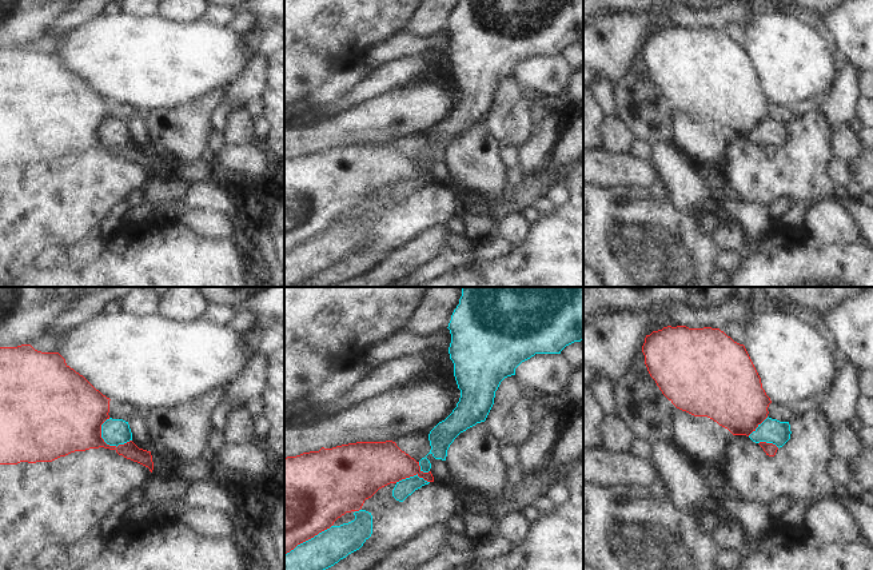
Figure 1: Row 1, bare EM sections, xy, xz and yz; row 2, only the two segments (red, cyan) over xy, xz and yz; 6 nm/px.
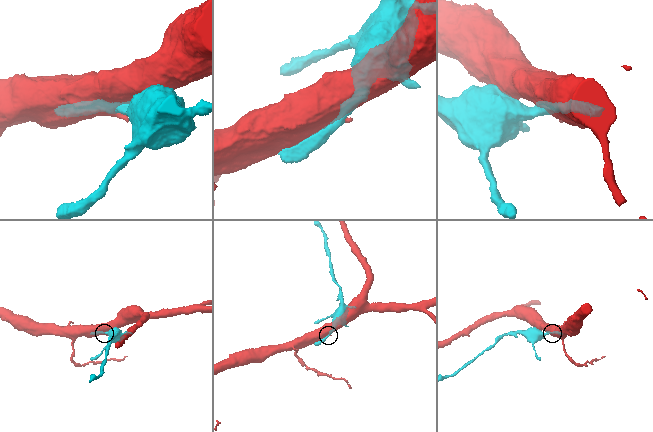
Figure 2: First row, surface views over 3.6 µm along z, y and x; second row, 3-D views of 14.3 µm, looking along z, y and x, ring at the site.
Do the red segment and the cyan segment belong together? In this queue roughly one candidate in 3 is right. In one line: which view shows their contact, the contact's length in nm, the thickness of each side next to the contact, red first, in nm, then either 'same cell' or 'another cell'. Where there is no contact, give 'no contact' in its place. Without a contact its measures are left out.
xy | 220 nm | 340/160 nm | another cell

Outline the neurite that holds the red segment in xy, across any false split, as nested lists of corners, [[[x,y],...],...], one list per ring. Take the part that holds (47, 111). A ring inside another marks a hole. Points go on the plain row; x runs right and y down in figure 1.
[[[31,45],[0,48],[0,166],[52,163],[75,152],[109,150],[150,170],[156,180],[172,182],[171,160],[160,152],[139,150],[132,141],[109,147],[101,139],[101,125],[109,120],[109,99],[71,69],[59,53],[41,53]]]

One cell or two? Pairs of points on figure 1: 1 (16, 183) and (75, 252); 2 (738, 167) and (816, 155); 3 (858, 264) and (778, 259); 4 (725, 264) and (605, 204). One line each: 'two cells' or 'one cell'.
1: two cells
2: one cell
3: one cell
4: two cells

